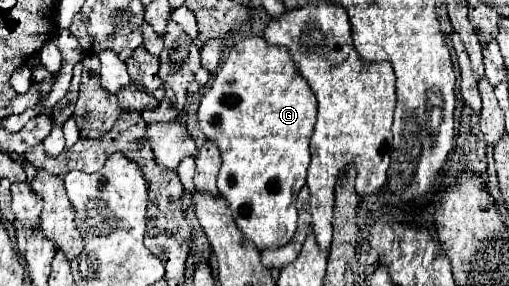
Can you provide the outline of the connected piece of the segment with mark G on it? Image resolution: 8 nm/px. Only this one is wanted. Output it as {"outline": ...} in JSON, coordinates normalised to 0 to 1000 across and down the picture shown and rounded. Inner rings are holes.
{"outline":[[[509,126],[470,140],[450,196],[442,203],[434,245],[426,252],[418,294],[399,329],[391,364],[391,448],[403,476],[422,497],[434,524],[434,594],[426,608],[430,678],[450,706],[458,762],[481,832],[489,832],[509,874],[560,860],[583,797],[583,727],[580,692],[599,650],[603,580],[611,559],[607,490],[623,406],[623,343],[607,294],[580,238],[568,175],[556,161],[528,161]]]}

